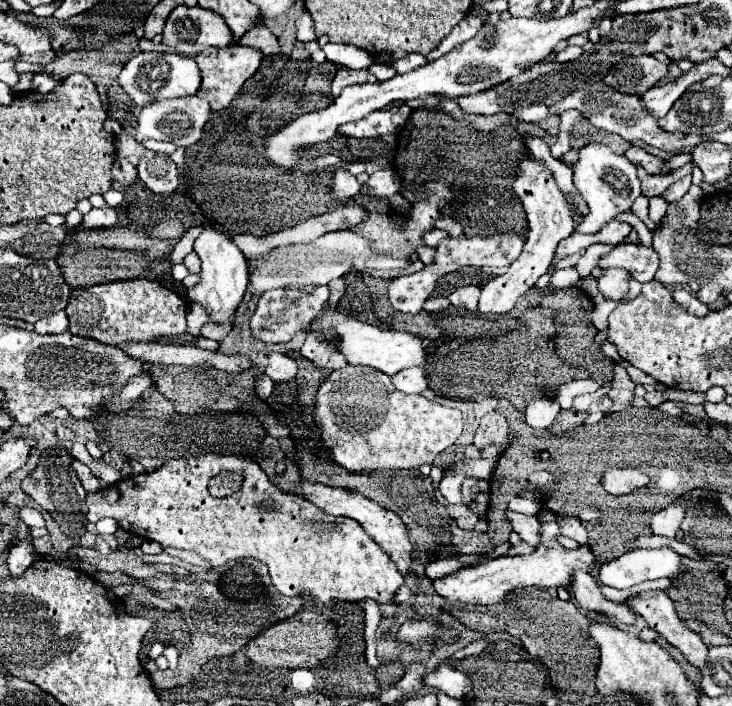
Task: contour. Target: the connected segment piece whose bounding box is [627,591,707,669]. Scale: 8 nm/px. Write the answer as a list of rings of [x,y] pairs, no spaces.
[[[643,591],[637,597],[629,597],[627,605],[639,613],[647,625],[663,635],[673,647],[677,647],[685,659],[697,669],[705,667],[707,647],[697,633],[687,629],[677,615],[675,603],[665,591]]]

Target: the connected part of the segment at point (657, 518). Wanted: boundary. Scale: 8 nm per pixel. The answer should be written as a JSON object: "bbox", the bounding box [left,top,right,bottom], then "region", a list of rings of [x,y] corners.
{"bbox":[649,499,691,537],"region":[[[685,499],[685,505],[673,503],[667,509],[661,509],[659,513],[655,513],[651,517],[651,523],[649,523],[651,533],[665,535],[665,537],[677,537],[677,529],[679,529],[679,525],[681,525],[689,507],[691,507],[691,501]]]}

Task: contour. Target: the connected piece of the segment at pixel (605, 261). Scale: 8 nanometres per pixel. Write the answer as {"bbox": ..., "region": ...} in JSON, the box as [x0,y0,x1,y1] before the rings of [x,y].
{"bbox":[599,243,659,283],"region":[[[619,243],[609,255],[599,261],[601,267],[623,267],[639,283],[651,281],[659,267],[659,255],[653,247]]]}

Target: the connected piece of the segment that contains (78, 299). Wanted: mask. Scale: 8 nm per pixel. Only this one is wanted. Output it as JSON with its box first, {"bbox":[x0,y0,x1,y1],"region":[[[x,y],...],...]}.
{"bbox":[65,279,187,343],"region":[[[149,279],[117,281],[85,289],[73,289],[65,313],[73,335],[91,337],[103,343],[151,343],[159,337],[177,337],[187,331],[187,303],[181,295]]]}

